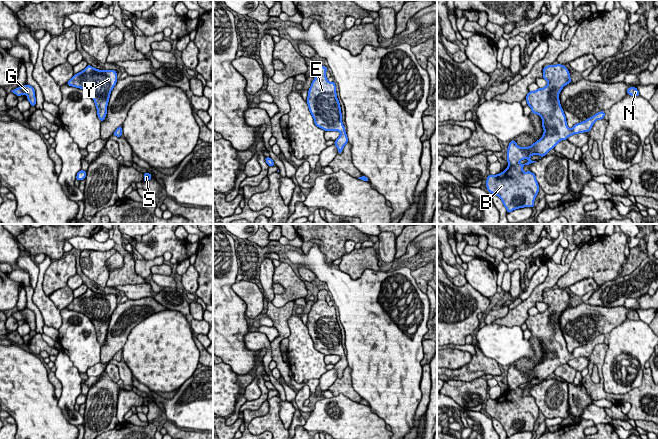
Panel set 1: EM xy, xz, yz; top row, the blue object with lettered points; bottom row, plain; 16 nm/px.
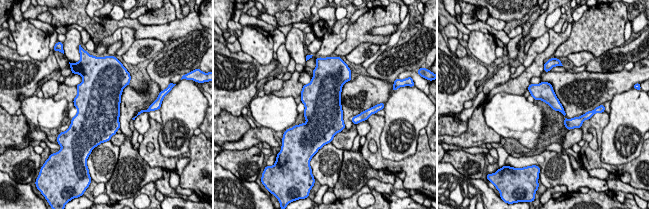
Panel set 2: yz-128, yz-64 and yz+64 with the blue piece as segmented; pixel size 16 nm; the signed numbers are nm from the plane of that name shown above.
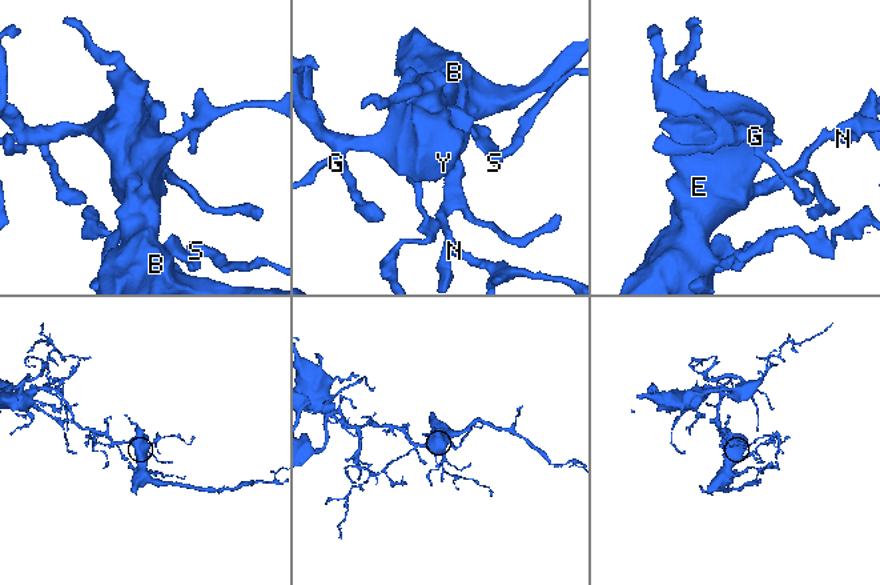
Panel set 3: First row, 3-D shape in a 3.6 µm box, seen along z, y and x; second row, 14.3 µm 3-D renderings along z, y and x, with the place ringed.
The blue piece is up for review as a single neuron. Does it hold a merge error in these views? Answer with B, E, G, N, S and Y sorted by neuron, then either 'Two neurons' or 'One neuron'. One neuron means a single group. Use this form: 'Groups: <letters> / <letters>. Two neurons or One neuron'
Groups: B E G N S Y. One neuron

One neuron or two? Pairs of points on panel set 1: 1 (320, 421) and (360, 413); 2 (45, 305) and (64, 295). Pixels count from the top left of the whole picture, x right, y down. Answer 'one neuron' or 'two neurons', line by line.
1: one neuron
2: two neurons

